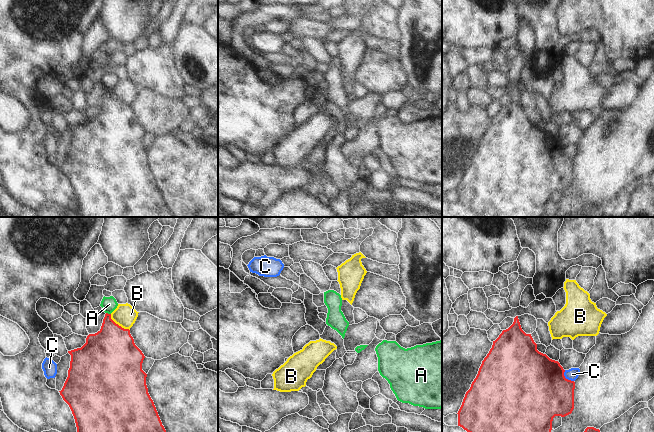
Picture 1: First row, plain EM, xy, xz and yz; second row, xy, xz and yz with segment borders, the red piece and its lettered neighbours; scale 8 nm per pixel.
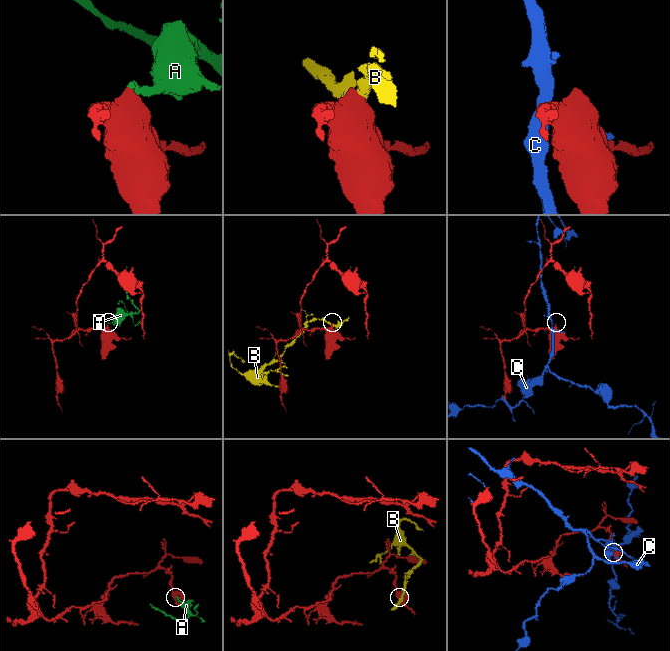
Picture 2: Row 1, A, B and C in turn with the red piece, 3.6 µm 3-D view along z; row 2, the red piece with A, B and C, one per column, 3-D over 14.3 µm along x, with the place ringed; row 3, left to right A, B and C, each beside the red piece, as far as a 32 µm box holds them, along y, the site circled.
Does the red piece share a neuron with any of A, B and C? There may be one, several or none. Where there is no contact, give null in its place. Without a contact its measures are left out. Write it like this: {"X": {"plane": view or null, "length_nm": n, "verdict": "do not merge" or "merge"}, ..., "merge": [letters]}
{"A": {"plane": "xy", "length_nm": 40, "verdict": "do not merge"}, "B": {"plane": "xy", "length_nm": 200, "verdict": "do not merge"}, "C": {"plane": "yz", "length_nm": 120, "verdict": "do not merge"}, "merge": []}

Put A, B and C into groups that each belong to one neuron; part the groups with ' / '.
A / B / C

